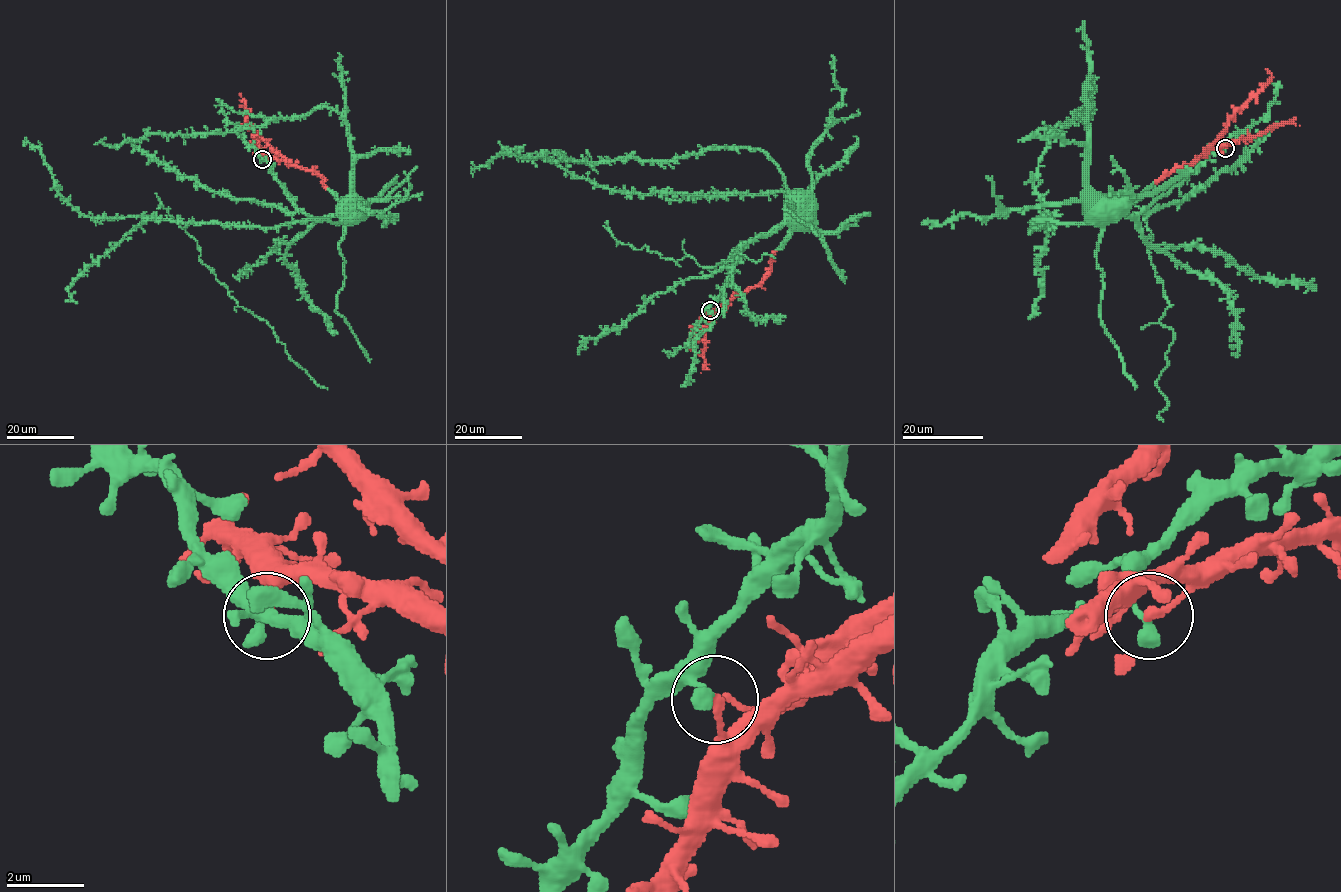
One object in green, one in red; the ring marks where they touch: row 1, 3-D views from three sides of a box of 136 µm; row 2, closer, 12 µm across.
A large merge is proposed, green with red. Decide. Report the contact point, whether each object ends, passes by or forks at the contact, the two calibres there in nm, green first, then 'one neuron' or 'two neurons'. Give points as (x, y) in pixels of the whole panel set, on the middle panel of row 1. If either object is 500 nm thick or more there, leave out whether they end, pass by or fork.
at (710, 310); green ends there; red ends there; 400 nm thick on the green side, 220 nm on the other; one neuron

